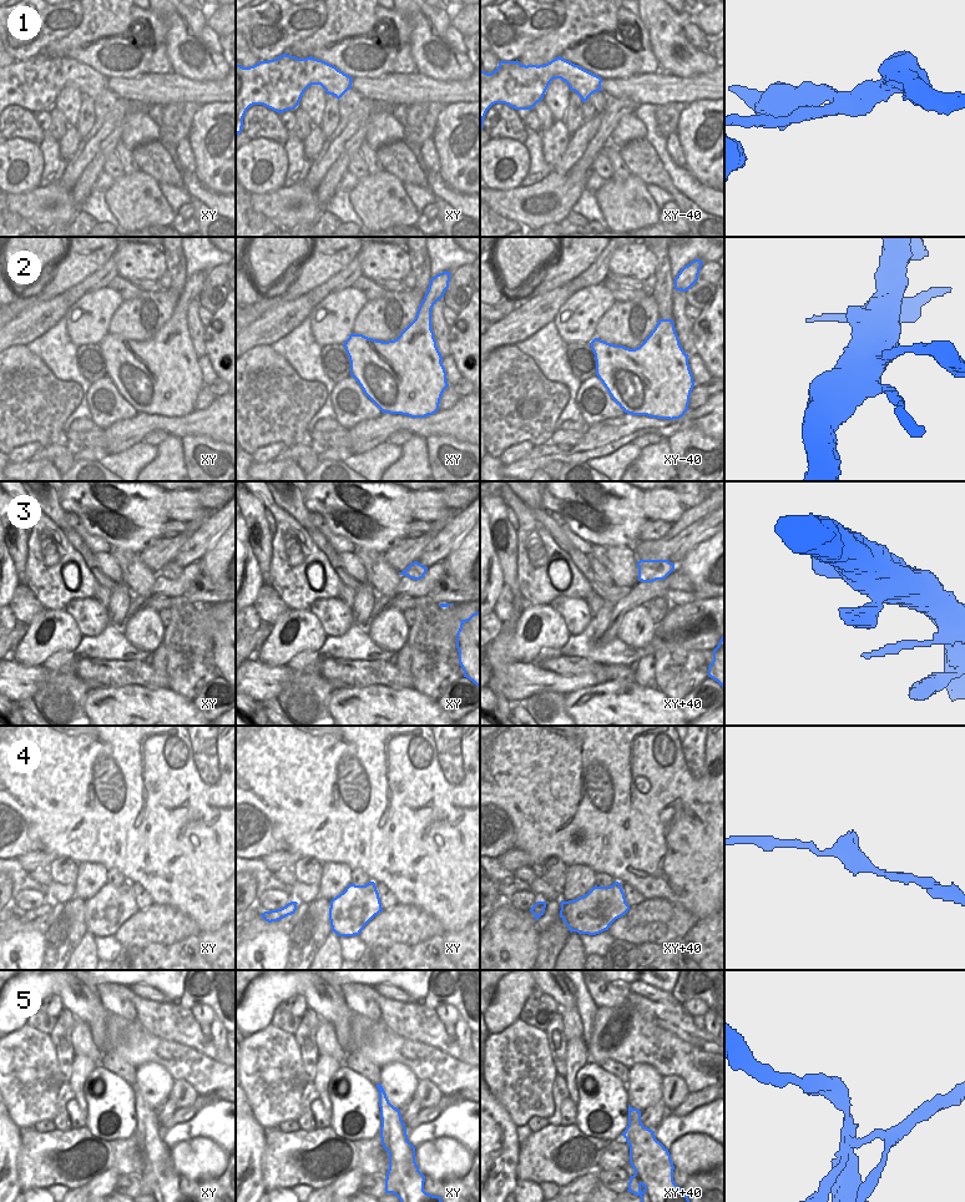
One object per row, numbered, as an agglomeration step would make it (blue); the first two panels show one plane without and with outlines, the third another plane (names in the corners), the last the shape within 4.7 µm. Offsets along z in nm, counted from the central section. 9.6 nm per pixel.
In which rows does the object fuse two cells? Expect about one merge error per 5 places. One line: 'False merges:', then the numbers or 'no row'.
False merges: 5

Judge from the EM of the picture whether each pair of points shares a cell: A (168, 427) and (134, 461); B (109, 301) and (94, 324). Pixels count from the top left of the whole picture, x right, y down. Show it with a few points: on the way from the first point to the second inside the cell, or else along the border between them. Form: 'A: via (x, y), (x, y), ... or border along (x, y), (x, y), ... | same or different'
A: border along (142, 439), (116, 454) | different
B: via (102, 307), (94, 318) | same

